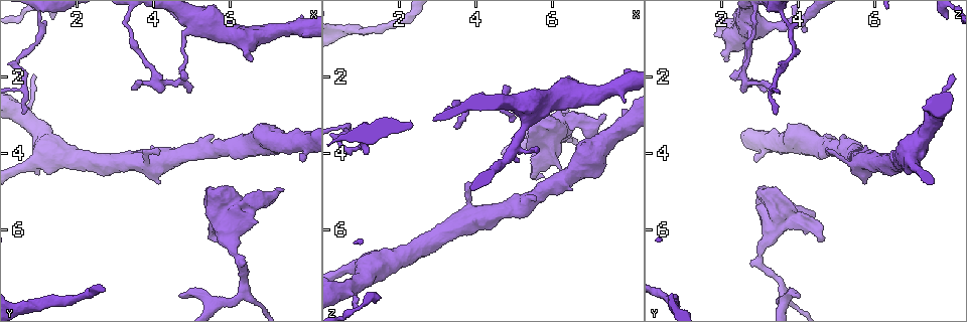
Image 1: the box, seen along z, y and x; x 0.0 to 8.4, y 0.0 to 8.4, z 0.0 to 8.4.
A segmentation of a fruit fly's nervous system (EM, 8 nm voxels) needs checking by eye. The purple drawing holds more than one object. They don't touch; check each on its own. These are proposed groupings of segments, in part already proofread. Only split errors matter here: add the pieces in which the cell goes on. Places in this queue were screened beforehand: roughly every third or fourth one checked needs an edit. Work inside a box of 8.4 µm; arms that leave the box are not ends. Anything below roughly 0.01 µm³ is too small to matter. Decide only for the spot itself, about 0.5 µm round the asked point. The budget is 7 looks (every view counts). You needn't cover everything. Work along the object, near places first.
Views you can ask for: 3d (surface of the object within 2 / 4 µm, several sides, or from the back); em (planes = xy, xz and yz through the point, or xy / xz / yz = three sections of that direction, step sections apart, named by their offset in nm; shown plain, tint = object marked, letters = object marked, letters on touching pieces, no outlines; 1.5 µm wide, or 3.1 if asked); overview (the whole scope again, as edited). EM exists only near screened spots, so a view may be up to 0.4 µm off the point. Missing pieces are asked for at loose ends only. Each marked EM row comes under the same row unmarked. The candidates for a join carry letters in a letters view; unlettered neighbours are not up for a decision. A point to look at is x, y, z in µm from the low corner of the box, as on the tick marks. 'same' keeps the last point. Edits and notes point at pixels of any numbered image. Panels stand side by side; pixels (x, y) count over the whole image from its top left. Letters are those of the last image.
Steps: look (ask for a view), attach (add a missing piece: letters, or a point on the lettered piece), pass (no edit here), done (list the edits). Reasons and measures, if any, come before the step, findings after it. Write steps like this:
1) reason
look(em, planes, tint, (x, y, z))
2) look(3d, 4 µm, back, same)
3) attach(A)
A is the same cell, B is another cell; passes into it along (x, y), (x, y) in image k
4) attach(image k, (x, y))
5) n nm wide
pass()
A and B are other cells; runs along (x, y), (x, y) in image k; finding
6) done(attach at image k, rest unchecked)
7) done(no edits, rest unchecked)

branch stops here
look(em, planes, letters, (6.20, 5.75, 4.40))

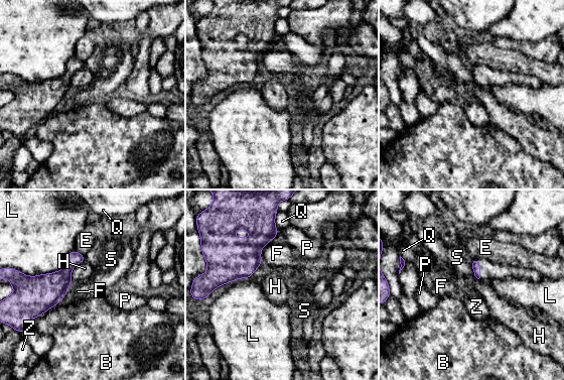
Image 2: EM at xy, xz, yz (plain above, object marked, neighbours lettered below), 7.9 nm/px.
pass()
B, E, F, H, L, P, Q, S and Z are other cells; border along (85, 260), (72, 270), (71, 283) in image 2; no lettered piece goes on from it

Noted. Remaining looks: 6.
thick end
look(3d, 2 µm, (7.30, 4.95, 2.95))

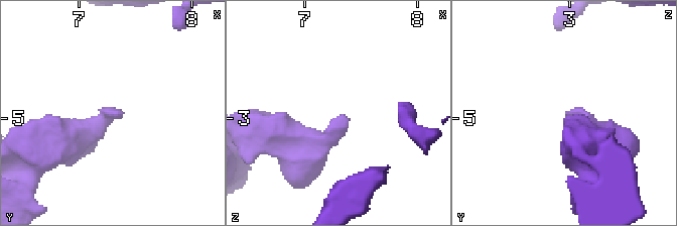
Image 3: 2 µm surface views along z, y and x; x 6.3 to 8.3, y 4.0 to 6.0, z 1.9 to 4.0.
look(em, xz, step 4, tint, (7.36, 4.96, 3.00))

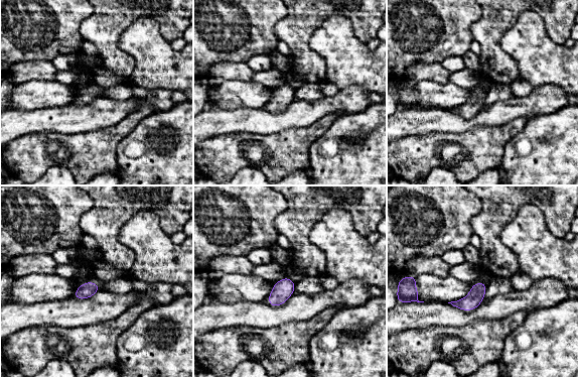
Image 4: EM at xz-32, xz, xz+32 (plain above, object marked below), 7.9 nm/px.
look(em, yz, step 4, letters, same)

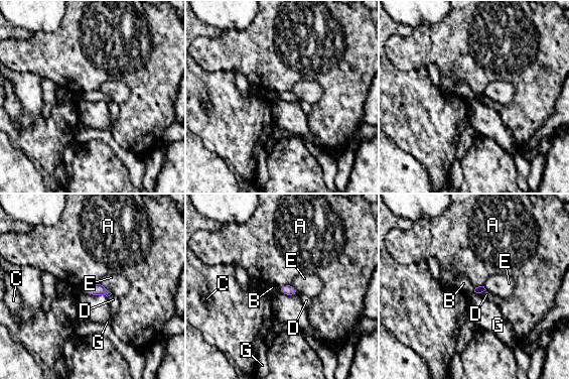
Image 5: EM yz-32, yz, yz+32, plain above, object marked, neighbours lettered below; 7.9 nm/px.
pass()
A, B, C, D, E and G are other cells; border along (85, 291), (107, 297) in image 5; none of them fits

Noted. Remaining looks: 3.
look(3d, 4 µm, (4.95, 2.35, 3.25))

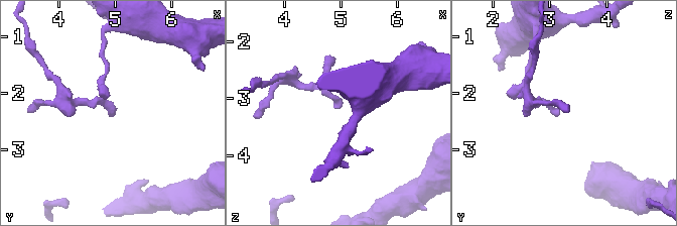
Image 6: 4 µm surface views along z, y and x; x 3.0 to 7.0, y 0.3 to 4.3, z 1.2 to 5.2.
look(em, planes, letters, (4.90, 2.40, 3.20))

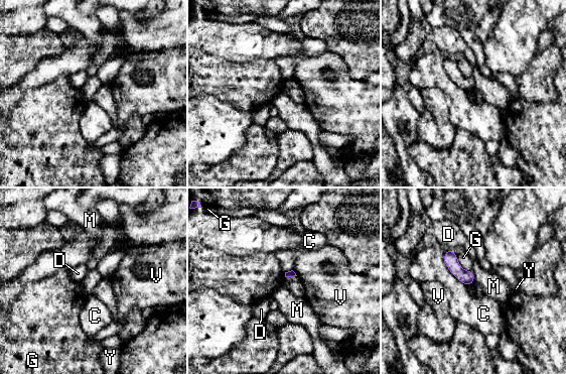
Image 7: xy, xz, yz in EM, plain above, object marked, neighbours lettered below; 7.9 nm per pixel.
pass()
C, D, G, M, V and Y are other cells; no lettered piece goes on from it

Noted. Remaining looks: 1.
done(no edits, rest unchecked)

